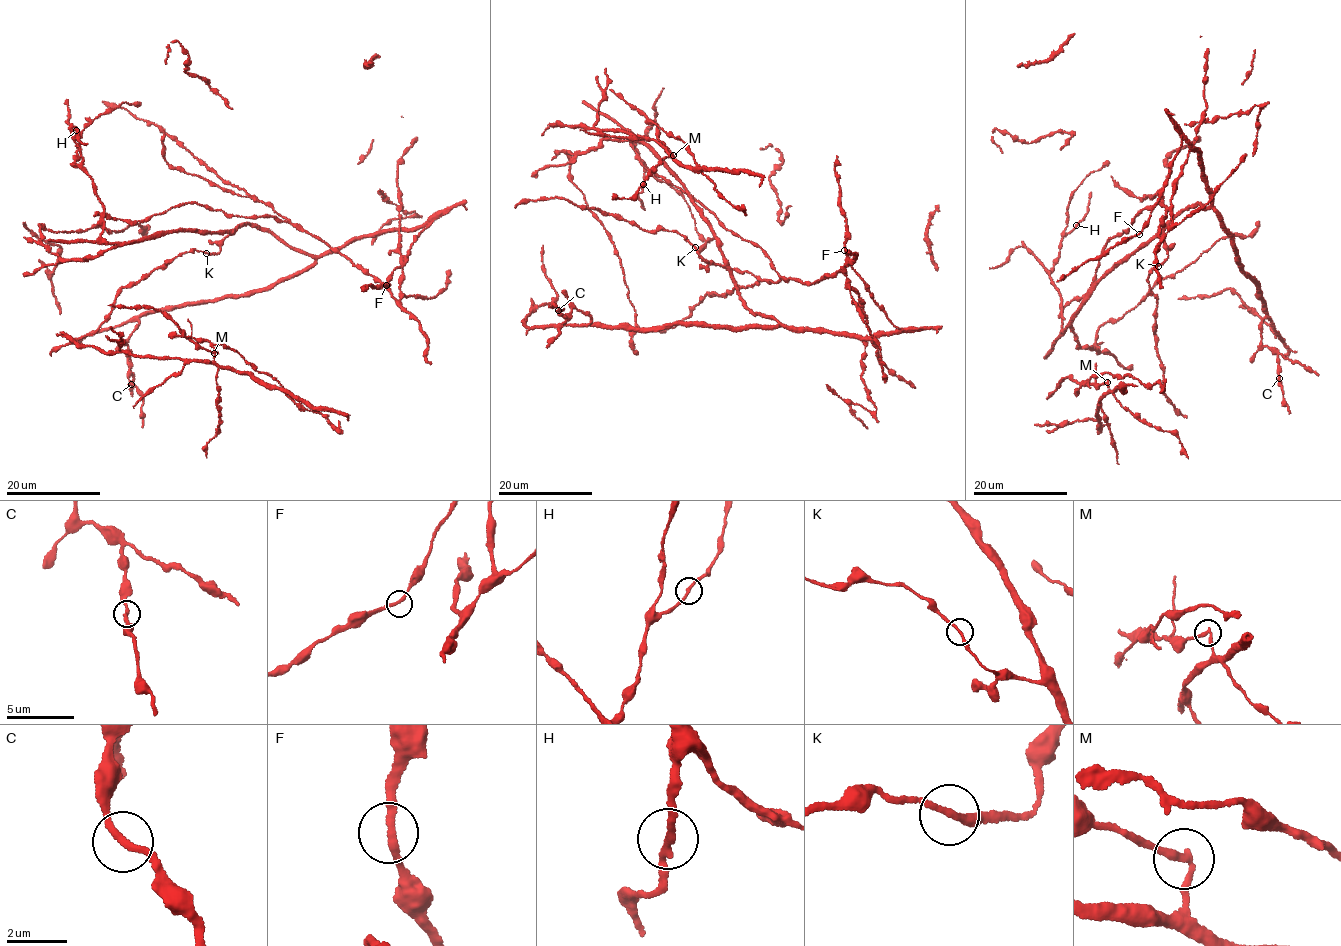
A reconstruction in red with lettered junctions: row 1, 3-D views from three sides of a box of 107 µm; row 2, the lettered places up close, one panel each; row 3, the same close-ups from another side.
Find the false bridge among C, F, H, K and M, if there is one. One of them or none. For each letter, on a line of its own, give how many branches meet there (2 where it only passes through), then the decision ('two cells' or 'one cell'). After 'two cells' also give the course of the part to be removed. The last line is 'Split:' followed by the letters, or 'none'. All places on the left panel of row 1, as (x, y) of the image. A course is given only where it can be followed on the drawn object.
C: 2 | one cell
F: 2 | one cell
H: 2 | one cell
K: 2 | one cell
M: 2 | two cells | (214, 353), (198, 347), (159, 311), (108, 305)
Split: M

